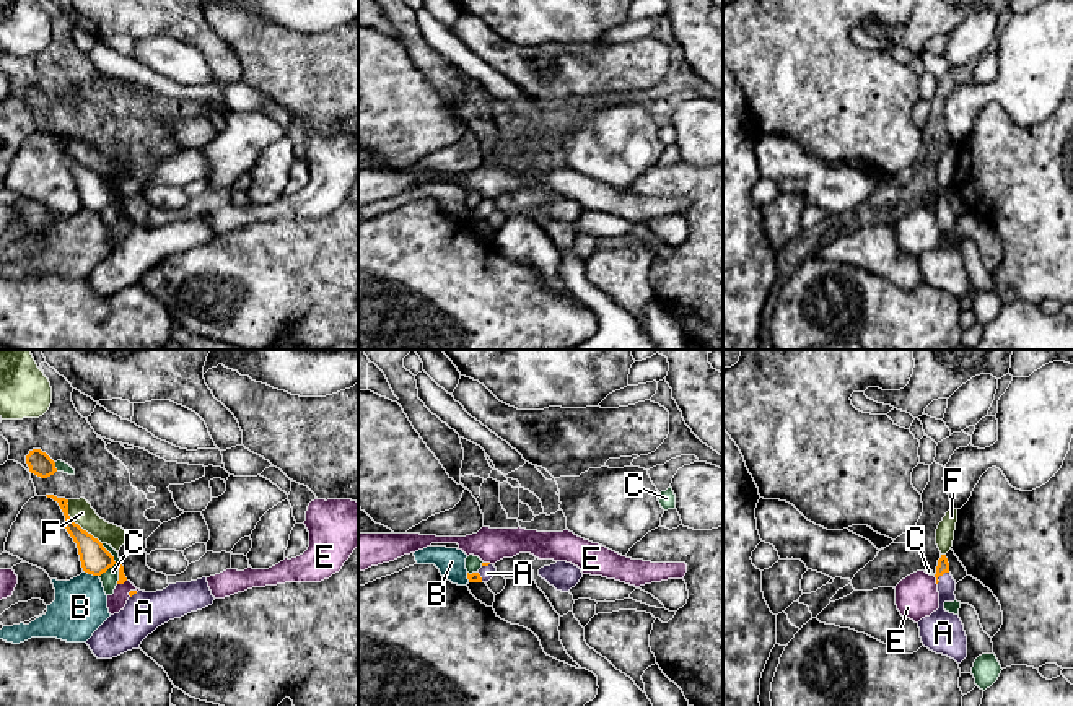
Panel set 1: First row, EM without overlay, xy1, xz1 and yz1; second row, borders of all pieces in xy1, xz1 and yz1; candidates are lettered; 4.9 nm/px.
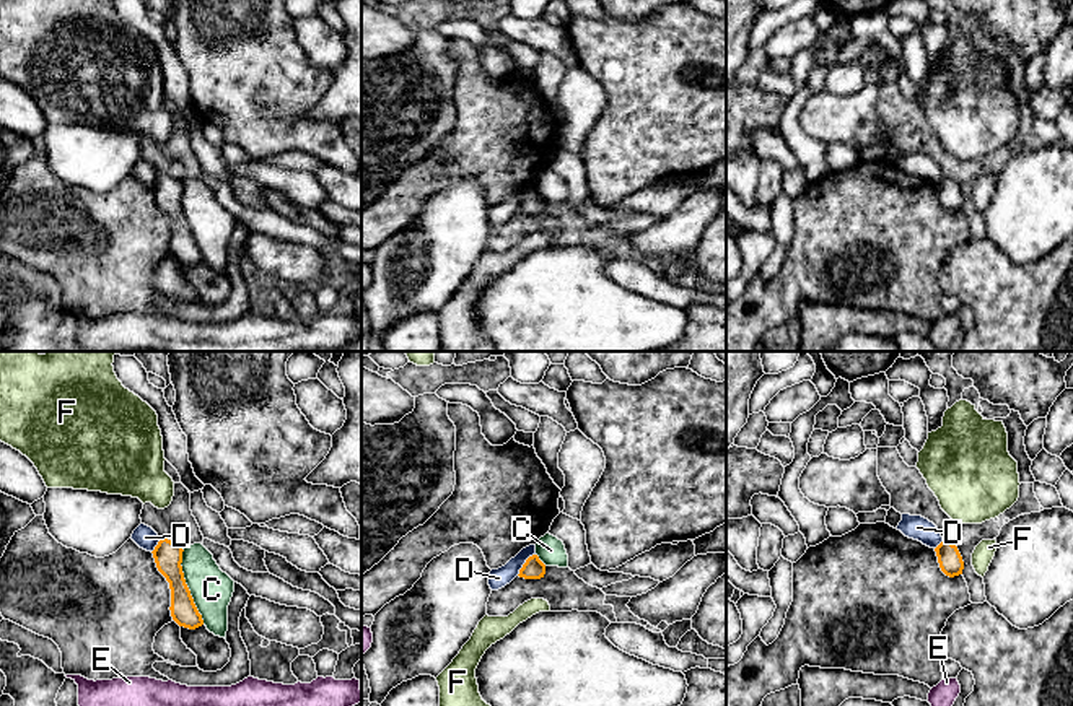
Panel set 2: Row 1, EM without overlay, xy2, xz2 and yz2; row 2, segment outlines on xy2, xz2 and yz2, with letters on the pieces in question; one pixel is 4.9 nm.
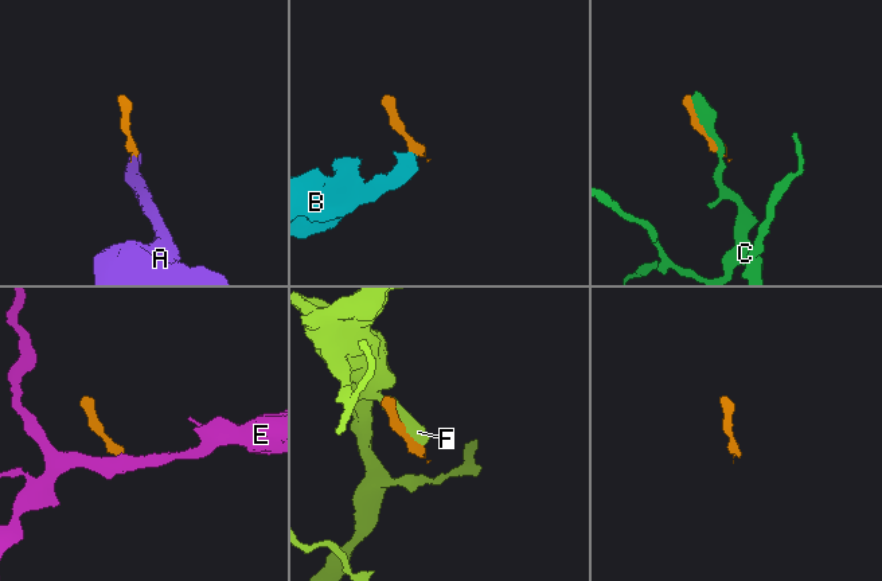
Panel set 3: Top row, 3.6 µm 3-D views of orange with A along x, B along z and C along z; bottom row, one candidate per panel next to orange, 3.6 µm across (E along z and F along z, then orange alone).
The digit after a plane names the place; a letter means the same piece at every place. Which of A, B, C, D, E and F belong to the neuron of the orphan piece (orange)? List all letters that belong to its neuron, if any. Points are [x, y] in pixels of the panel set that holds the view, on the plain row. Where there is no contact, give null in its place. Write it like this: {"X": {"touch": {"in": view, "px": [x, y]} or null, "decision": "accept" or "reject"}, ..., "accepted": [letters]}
{"A": {"touch": {"in": "yz1", "px": [940, 210]}, "decision": "accept"}, "B": {"touch": {"in": "xy1", "px": [91, 209]}, "decision": "reject"}, "C": {"touch": {"in": "xy2", "px": [186, 220]}, "decision": "reject"}, "D": {"touch": {"in": "xz2", "px": [525, 199]}, "decision": "reject"}, "E": {"touch": {"in": "yz1", "px": [937, 217]}, "decision": "reject"}, "F": {"touch": {"in": "xy1", "px": [77, 160]}, "decision": "reject"}, "accepted": ["A"]}

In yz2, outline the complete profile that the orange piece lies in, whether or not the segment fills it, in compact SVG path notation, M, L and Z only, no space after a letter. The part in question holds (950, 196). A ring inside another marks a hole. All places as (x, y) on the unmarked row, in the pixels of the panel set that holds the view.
M943 176L935 184L935 187L936 187L936 192L938 192L939 203L946 211L954 213L954 211L962 210L964 197L962 197L962 192L961 192L956 181Z

